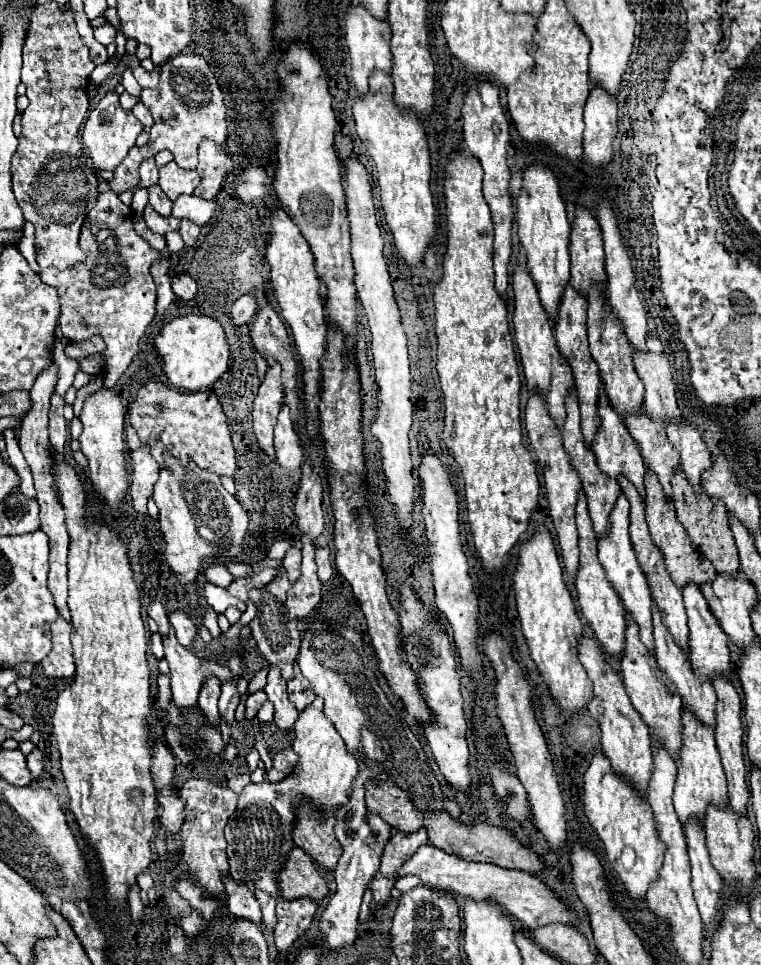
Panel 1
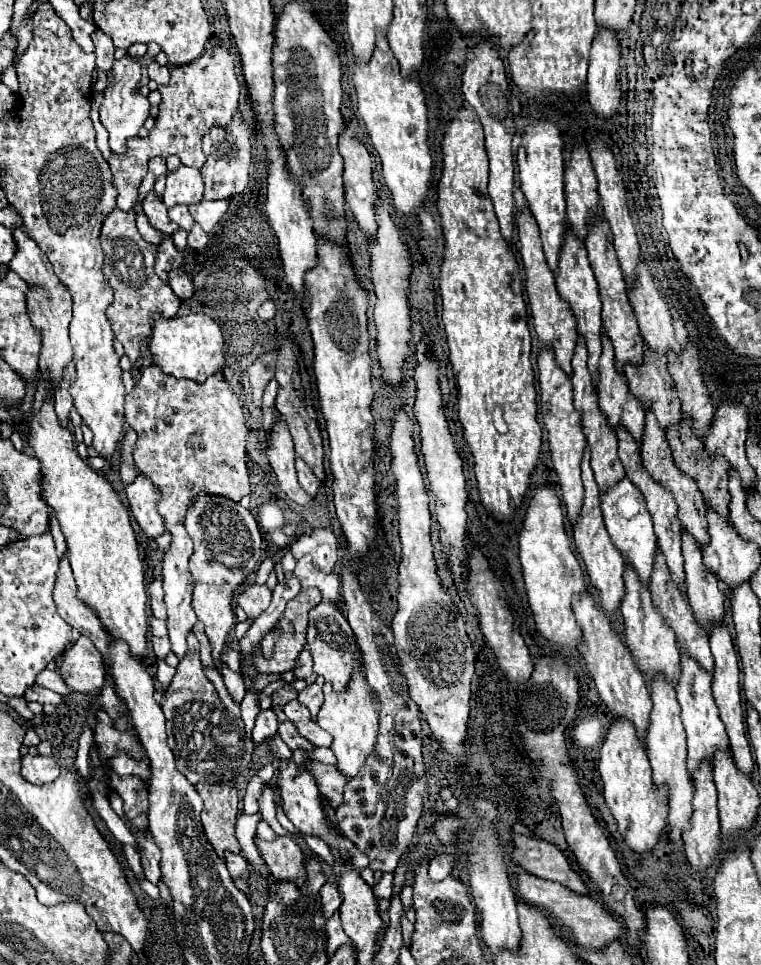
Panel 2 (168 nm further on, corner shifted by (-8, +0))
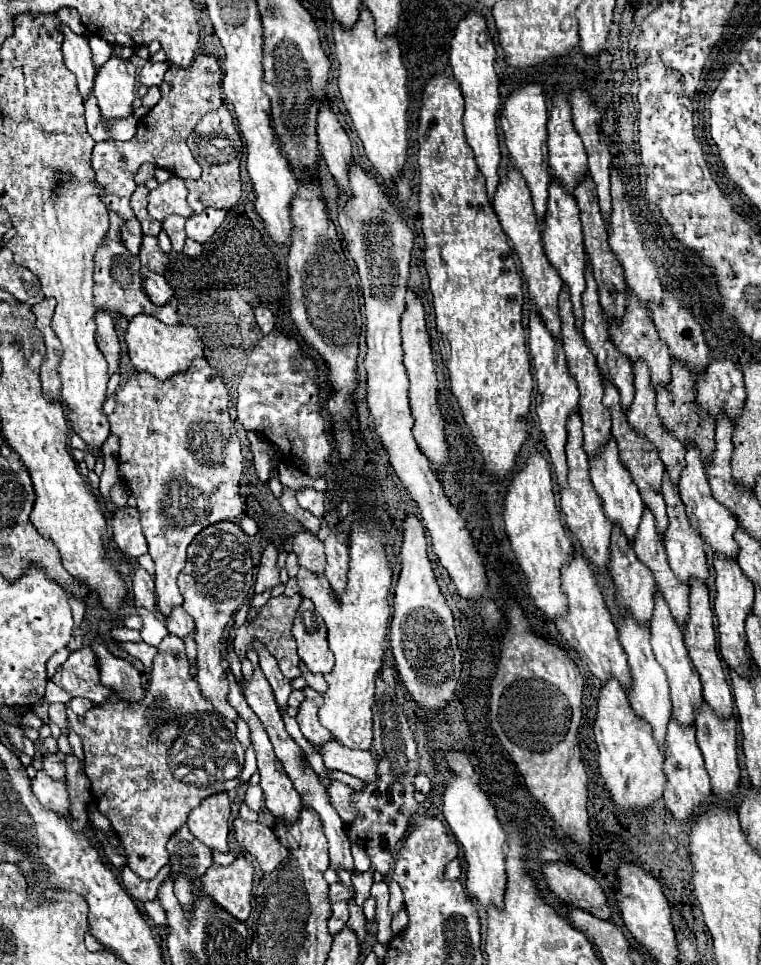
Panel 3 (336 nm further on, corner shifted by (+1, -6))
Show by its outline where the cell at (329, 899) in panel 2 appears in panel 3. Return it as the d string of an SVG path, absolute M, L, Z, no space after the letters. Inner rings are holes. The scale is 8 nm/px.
M333 883L333 885L329 887L329 899L331 899L331 903L347 901L347 899L351 899L351 895L355 895L353 887L347 887L347 885L343 885L343 883Z

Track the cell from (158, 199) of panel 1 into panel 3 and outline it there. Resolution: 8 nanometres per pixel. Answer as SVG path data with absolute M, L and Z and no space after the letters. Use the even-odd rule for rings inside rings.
M167 217L167 221L163 221L163 229L171 239L173 251L181 253L183 243L187 239L187 235L185 235L185 217Z

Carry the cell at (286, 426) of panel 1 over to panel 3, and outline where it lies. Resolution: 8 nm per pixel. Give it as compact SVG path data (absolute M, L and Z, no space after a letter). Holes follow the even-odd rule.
M301 489L297 491L297 501L303 509L311 511L315 517L321 517L325 513L325 503L323 503L323 495L317 493L315 489Z

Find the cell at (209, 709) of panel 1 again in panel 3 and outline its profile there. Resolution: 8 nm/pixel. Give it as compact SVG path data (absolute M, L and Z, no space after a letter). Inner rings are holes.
M177 605L169 615L161 615L161 613L157 611L155 617L161 619L161 621L165 623L167 631L169 631L171 635L177 635L177 637L189 635L189 633L193 631L193 627L195 627L191 615L187 615L187 611L185 611L181 605Z

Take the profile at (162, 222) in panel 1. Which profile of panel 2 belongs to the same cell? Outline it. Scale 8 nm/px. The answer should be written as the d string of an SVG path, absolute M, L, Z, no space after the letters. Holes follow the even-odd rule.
M148 193L148 195L146 195L146 199L144 199L142 207L144 207L144 213L146 213L146 217L148 217L150 225L152 225L152 227L156 227L158 231L162 231L164 235L172 235L172 233L178 229L178 227L176 227L176 223L172 223L172 221L168 219L164 203L162 203L162 201L158 201L154 193Z

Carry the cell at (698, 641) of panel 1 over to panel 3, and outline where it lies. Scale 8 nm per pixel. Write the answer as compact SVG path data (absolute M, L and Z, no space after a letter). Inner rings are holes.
M667 473L663 477L663 497L665 497L665 503L667 503L667 517L669 517L669 527L663 533L663 545L667 549L669 565L675 571L675 575L685 583L689 583L689 579L693 579L693 577L705 581L707 575L709 575L707 559L705 559L705 541L699 535L699 531L689 523L689 517L685 513L685 505L679 497L679 491L673 487L673 481L669 479Z

